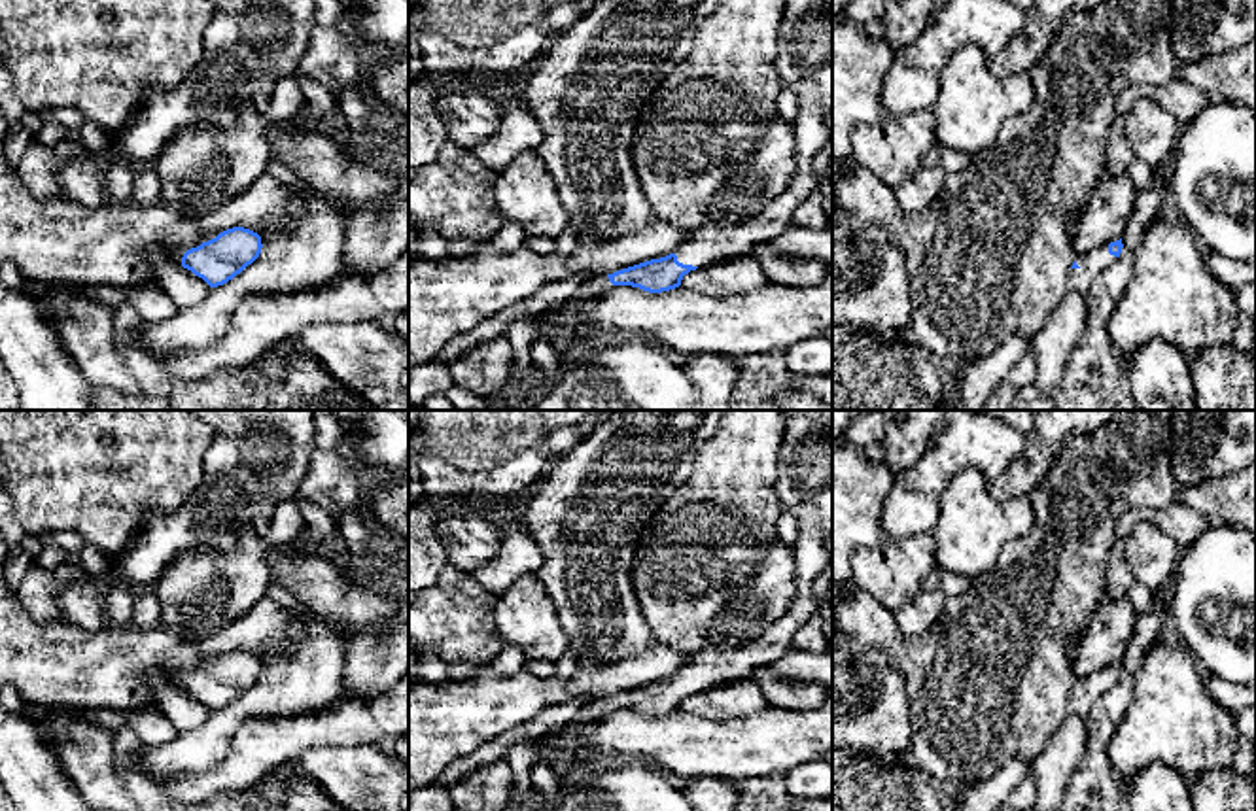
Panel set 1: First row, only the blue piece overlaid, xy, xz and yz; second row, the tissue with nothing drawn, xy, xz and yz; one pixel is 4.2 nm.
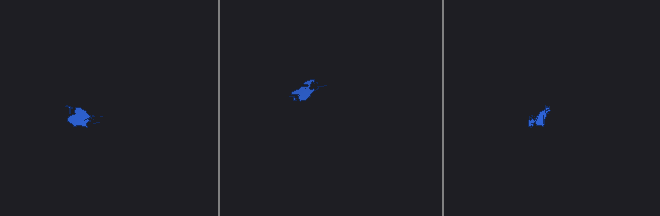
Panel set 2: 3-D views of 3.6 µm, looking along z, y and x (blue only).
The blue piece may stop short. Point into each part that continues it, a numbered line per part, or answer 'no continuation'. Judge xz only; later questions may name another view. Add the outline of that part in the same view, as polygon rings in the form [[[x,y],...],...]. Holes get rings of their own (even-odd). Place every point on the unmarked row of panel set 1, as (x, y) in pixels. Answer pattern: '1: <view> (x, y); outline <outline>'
1: xz (804, 464); outline [[[781,410],[785,418],[783,444],[777,454],[777,497],[781,509],[798,520],[798,539],[793,546],[796,561],[796,592],[787,611],[768,626],[755,641],[734,650],[704,648],[689,654],[689,662],[677,671],[677,684],[692,690],[747,679],[755,669],[779,660],[793,648],[793,635],[815,618],[819,601],[813,595],[813,580],[832,563],[827,541],[832,537],[832,410]]]
2: xz (596, 709); outline [[[590,699],[586,705],[579,709],[577,718],[567,724],[569,732],[583,732],[584,728],[592,726],[594,722],[609,716],[615,709],[609,705],[607,699]]]

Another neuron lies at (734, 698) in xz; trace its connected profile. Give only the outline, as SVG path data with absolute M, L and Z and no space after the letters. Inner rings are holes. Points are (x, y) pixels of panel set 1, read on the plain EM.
M747 679L730 681L683 699L681 711L724 720L740 715L757 715L768 709L768 701L759 686Z

